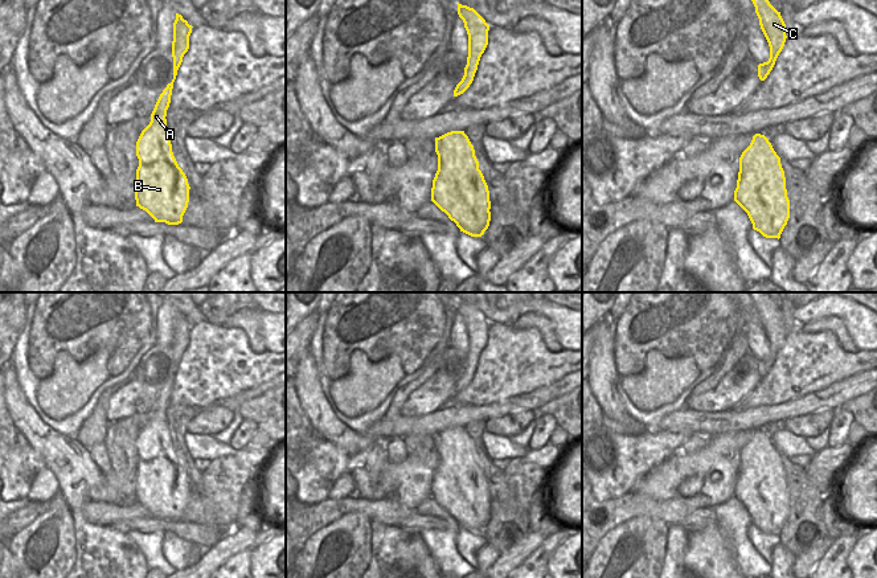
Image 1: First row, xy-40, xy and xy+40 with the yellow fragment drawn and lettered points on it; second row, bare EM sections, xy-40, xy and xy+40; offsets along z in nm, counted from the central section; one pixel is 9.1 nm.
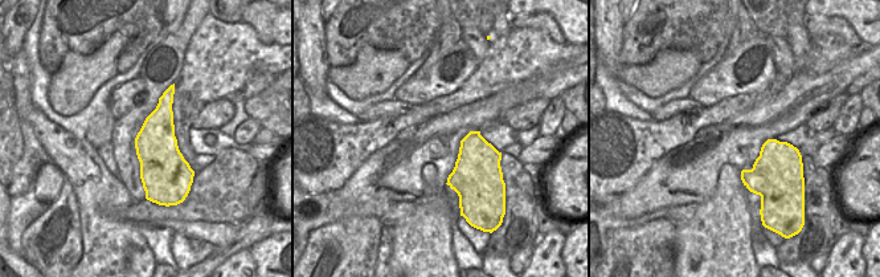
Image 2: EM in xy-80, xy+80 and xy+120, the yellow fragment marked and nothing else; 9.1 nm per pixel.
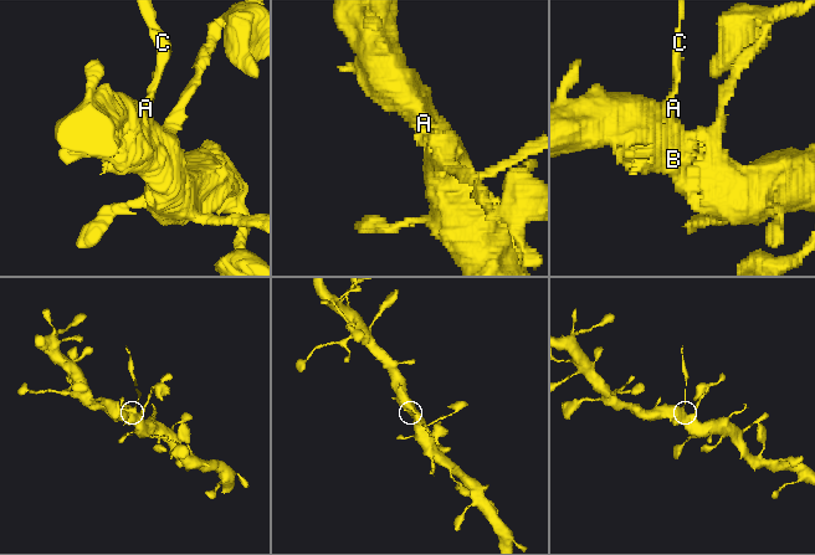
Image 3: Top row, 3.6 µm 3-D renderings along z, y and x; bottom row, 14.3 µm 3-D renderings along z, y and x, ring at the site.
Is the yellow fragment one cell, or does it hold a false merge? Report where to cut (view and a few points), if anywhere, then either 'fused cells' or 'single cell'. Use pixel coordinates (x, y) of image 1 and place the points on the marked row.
xy (463, 76), (470, 83) | fused cells

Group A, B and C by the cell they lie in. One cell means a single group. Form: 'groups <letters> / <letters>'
groups A B / C

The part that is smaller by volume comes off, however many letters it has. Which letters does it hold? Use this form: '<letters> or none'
C

